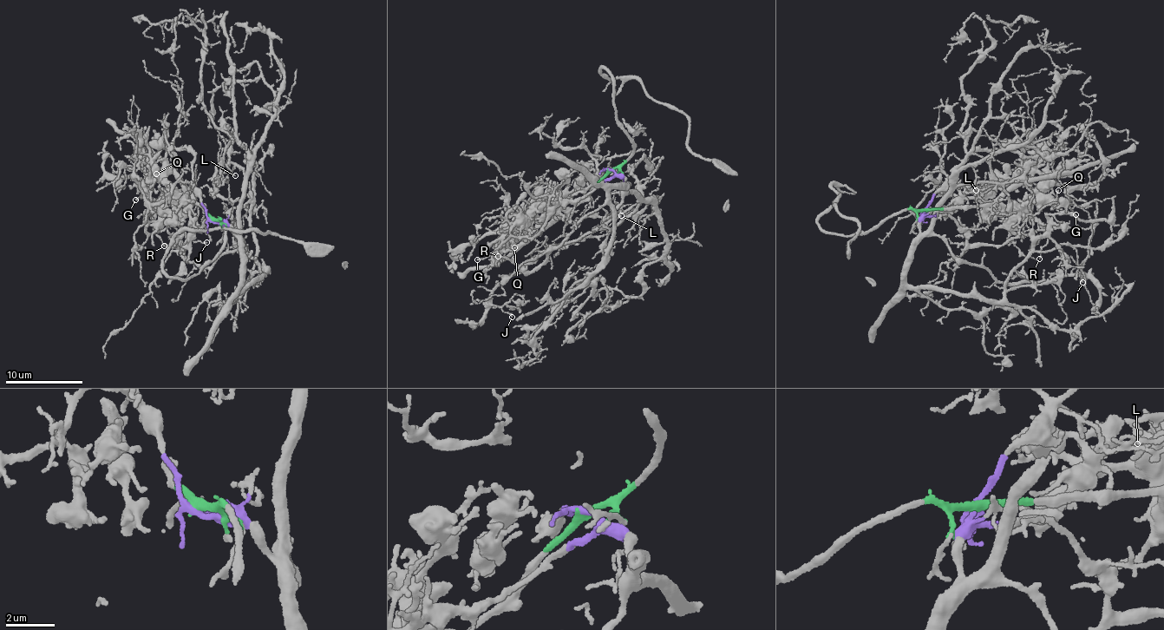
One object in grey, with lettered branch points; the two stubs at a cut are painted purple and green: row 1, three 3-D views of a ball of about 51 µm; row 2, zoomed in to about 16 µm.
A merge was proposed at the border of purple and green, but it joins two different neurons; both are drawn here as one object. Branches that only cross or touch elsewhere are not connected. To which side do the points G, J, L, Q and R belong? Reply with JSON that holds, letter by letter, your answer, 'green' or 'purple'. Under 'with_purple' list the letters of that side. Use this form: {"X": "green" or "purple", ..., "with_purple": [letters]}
{"G": "green", "J": "purple", "L": "purple", "Q": "green", "R": "purple", "with_purple": ["J", "L", "R"]}

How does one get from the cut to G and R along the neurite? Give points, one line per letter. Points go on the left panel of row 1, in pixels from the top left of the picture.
G: (210, 220), (212, 219), (193, 201), (177, 212), (163, 210), (146, 194), (151, 191), (147, 188), (136, 200)
R: (210, 220), (218, 221), (208, 219), (188, 246), (179, 226), (161, 229), (154, 219), (153, 229), (164, 246)

